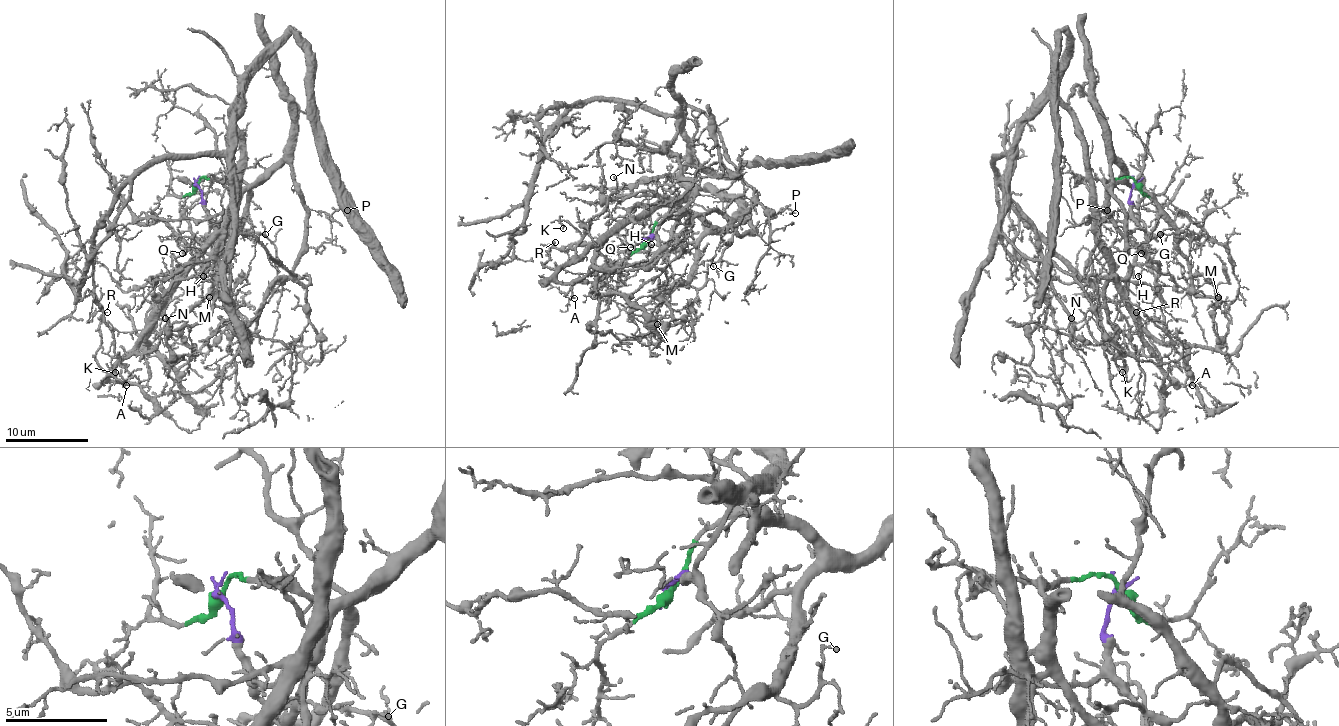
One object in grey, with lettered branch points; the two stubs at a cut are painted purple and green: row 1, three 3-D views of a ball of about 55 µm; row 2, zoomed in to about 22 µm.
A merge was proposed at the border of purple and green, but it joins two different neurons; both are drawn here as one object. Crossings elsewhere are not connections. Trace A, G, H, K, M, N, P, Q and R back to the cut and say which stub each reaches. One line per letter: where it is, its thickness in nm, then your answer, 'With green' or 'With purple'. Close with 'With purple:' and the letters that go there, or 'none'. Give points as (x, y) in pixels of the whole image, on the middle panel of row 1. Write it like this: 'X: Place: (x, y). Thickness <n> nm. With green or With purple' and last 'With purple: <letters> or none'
A: Place: (574, 298). Thickness 170 nm. With purple
G: Place: (713, 266). Thickness 160 nm. With green
H: Place: (651, 244). Thickness 140 nm. With purple
K: Place: (563, 228). Thickness 170 nm. With purple
M: Place: (657, 324). Thickness 200 nm. With green
N: Place: (613, 177). Thickness 140 nm. With purple
P: Place: (795, 213). Thickness 110 nm. With green
Q: Place: (630, 247). Thickness 140 nm. With purple
R: Place: (555, 242). Thickness 140 nm. With purple
With purple: A, H, K, N, Q, R

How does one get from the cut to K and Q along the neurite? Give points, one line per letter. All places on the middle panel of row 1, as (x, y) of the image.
K: (644, 241), (669, 208), (631, 218), (579, 256), (581, 235), (565, 220), (558, 222), (563, 229)
Q: (644, 241), (658, 229), (669, 208), (667, 206), (658, 206), (640, 231), (627, 235), (625, 239), (629, 247)

